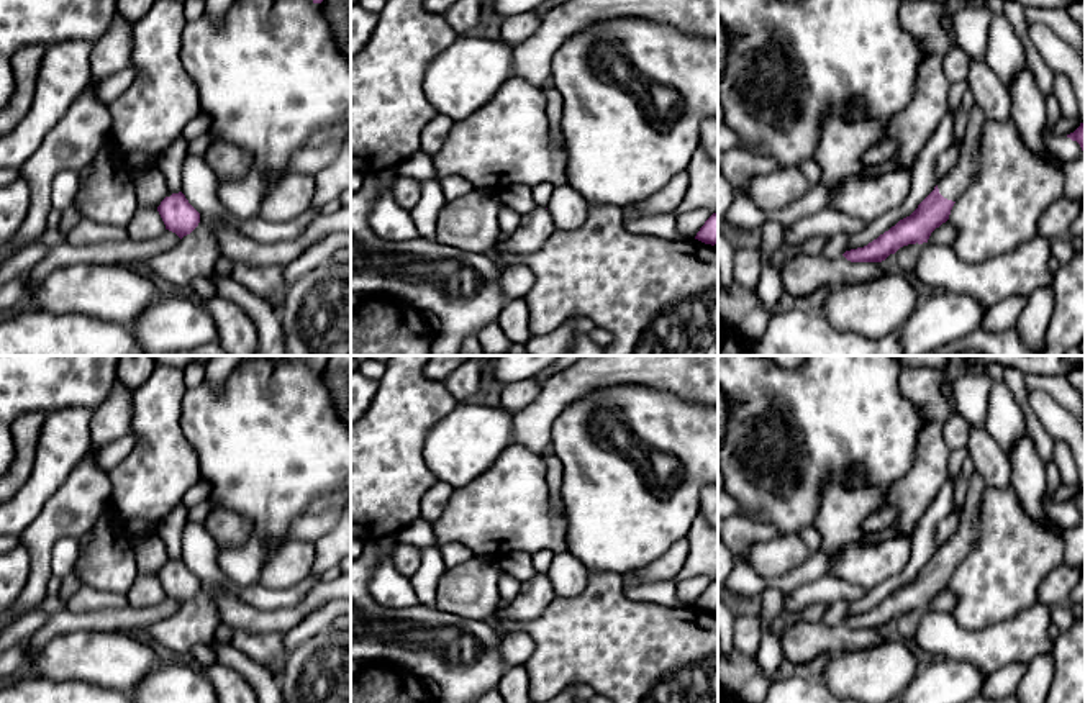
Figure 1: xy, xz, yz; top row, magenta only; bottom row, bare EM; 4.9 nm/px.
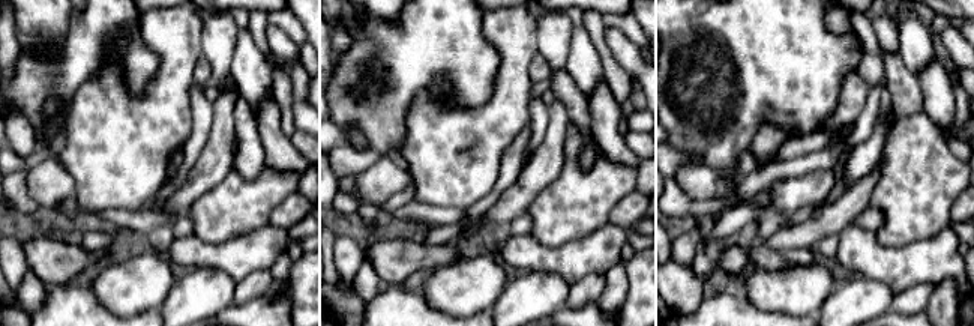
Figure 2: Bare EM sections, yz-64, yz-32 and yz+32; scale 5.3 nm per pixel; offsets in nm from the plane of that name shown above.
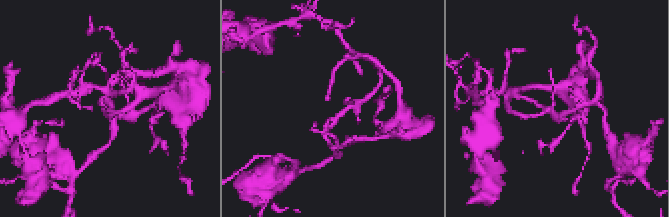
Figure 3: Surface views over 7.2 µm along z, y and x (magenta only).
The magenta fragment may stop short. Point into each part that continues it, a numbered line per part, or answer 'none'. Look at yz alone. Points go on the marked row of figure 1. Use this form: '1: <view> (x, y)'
1: yz (962, 174)

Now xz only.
none

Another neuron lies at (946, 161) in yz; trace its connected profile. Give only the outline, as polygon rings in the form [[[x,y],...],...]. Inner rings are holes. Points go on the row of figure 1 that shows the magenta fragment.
[[[962,144],[951,146],[937,156],[936,170],[934,170],[936,184],[939,180],[946,179],[947,174],[954,169],[954,166],[957,164],[957,159],[960,156],[960,147],[962,147]]]

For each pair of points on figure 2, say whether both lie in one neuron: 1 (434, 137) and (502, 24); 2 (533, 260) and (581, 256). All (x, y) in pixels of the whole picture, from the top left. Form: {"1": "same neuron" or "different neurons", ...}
{"1": "same neuron", "2": "same neuron"}

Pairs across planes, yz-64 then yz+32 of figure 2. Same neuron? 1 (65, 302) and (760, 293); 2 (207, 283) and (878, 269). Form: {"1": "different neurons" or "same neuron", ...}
{"1": "different neurons", "2": "different neurons"}

